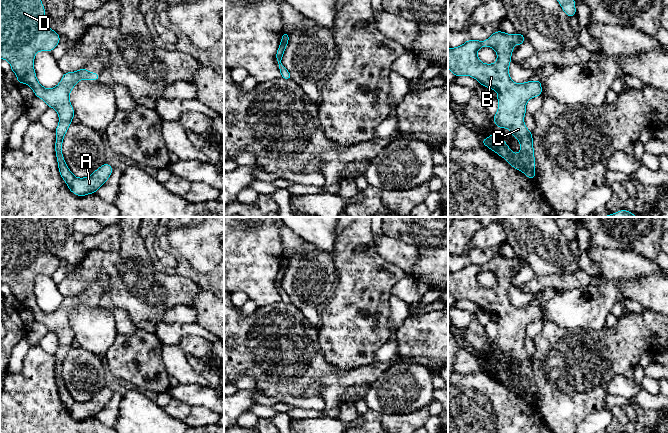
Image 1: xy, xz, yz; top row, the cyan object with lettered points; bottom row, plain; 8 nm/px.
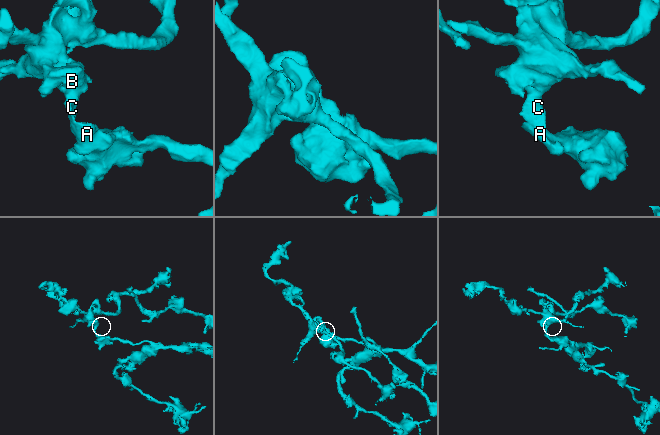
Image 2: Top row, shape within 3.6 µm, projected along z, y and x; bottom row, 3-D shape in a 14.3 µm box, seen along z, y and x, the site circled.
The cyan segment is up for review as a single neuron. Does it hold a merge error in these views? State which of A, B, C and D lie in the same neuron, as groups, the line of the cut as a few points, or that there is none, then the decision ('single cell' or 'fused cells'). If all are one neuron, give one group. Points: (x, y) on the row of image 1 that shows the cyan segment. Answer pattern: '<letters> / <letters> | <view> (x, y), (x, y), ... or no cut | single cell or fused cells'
A B C D | no cut | single cell

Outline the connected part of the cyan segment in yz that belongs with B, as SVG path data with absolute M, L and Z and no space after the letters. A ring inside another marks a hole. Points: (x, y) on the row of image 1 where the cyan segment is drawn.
M496 31L486 41L467 40L461 46L448 48L448 69L455 77L467 75L475 78L480 85L497 91L499 106L493 121L498 128L510 130L520 142L521 151L513 153L499 134L491 134L482 140L482 144L505 158L513 168L523 172L529 179L533 179L536 176L533 138L524 124L524 116L527 101L542 94L542 80L517 84L509 76L513 46L521 46L524 39L521 33ZM483 46L496 51L495 63L485 64L478 59L477 52Z

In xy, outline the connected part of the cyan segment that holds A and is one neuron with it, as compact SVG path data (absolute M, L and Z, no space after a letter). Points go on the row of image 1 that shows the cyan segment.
M0 0L0 59L10 63L18 83L30 86L35 96L57 111L59 124L55 129L55 151L59 173L71 192L85 196L96 193L111 176L113 168L105 163L89 177L75 177L63 158L62 143L75 116L69 99L71 90L79 80L100 80L100 74L88 72L83 67L64 73L56 87L44 88L36 78L34 58L38 51L51 52L59 41L60 35L45 21L41 0Z

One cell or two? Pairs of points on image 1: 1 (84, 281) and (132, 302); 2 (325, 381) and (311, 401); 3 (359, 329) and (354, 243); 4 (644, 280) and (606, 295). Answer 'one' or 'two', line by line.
1: one
2: two
3: one
4: two

